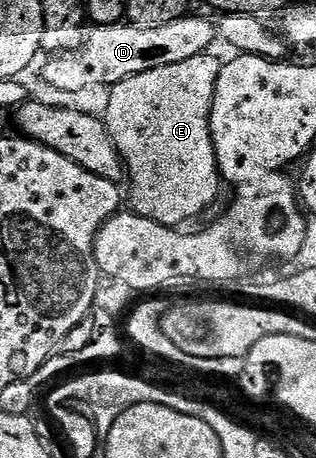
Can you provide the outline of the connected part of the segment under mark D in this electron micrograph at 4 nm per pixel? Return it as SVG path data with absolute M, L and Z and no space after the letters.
M182 16L155 28L132 24L94 25L88 31L87 41L77 50L63 50L50 57L53 59L45 66L45 82L65 94L81 94L96 86L112 88L151 68L167 68L192 58L200 58L213 41L218 41L219 30L205 18L189 17Z

